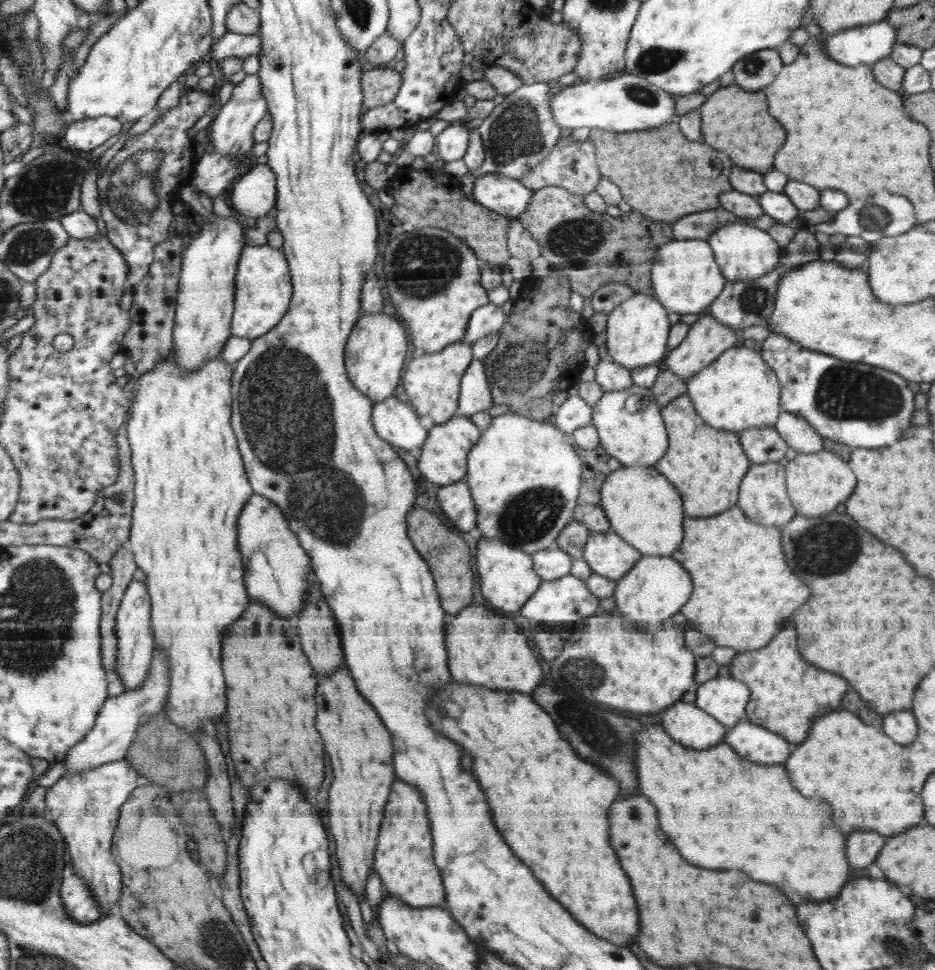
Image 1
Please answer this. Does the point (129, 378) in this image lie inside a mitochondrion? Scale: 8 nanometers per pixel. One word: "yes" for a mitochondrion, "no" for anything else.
no

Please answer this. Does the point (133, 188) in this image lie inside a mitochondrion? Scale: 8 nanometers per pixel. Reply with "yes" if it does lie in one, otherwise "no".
yes

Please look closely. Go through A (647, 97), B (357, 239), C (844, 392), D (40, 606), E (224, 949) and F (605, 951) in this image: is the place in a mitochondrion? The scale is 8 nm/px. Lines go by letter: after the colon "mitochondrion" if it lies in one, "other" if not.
A: mitochondrion
B: other
C: mitochondrion
D: mitochondrion
E: mitochondrion
F: other

